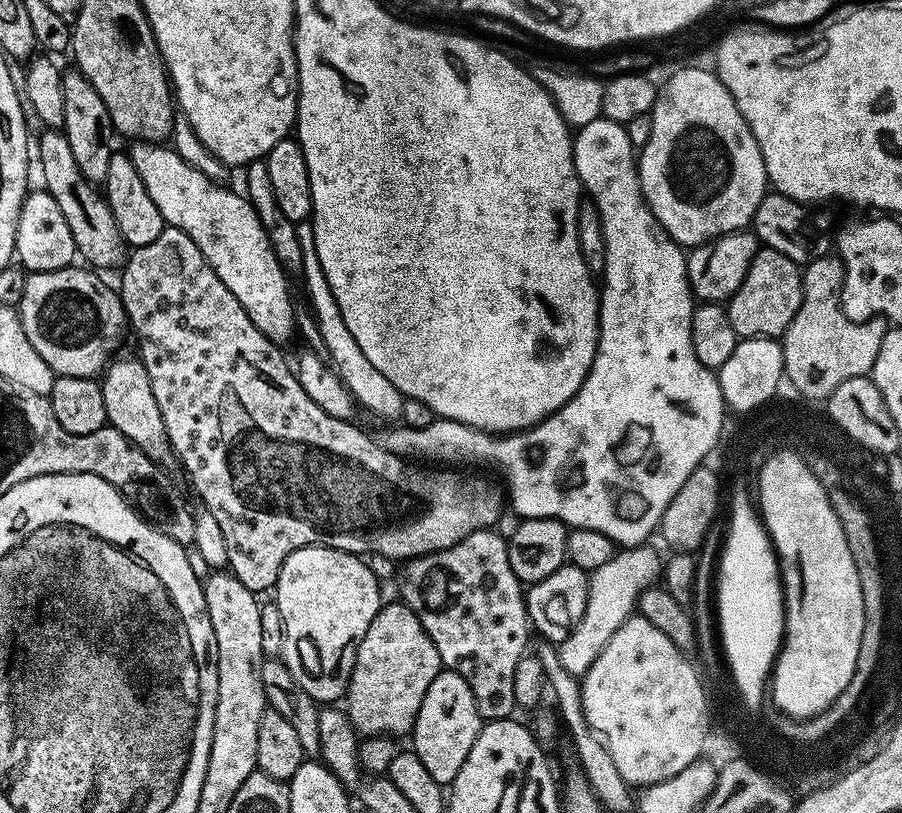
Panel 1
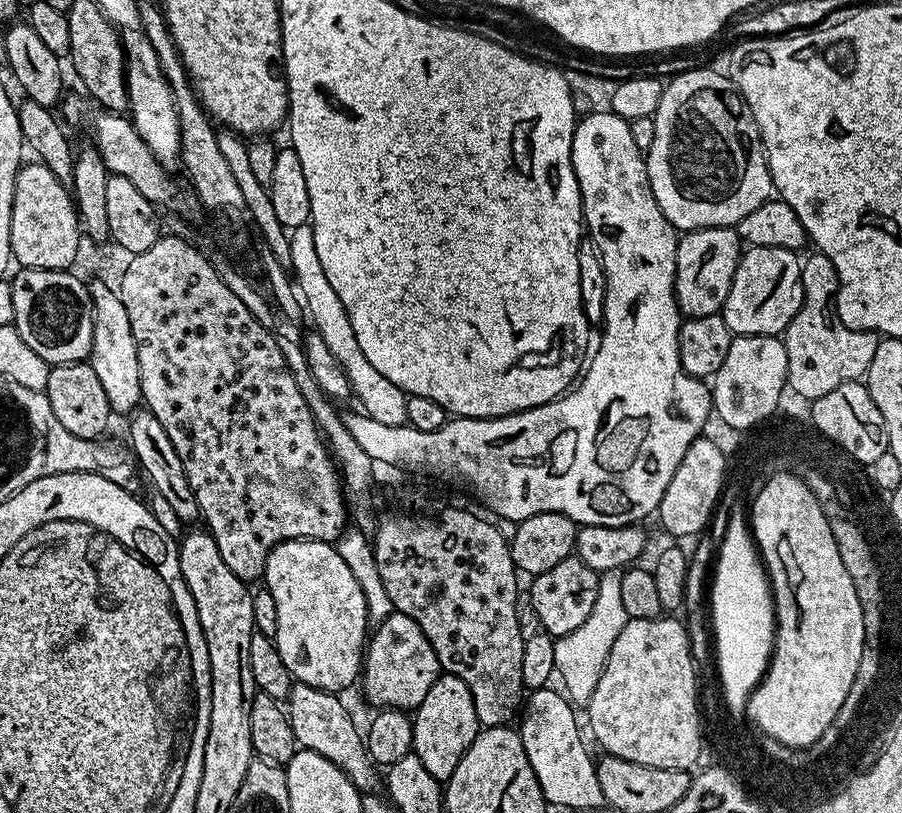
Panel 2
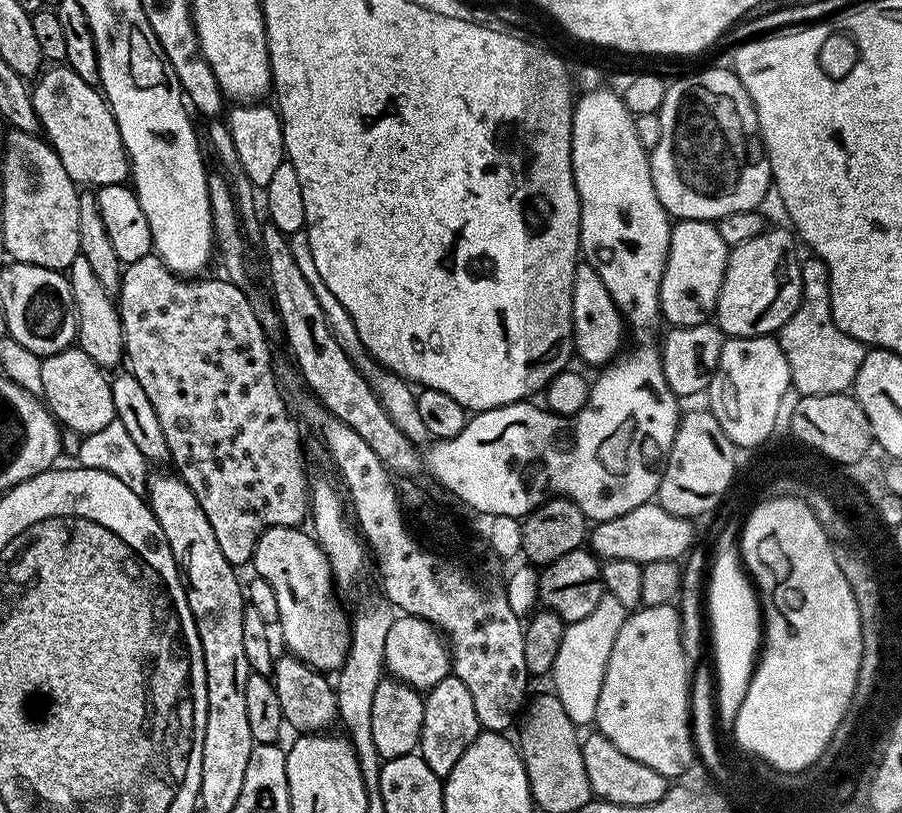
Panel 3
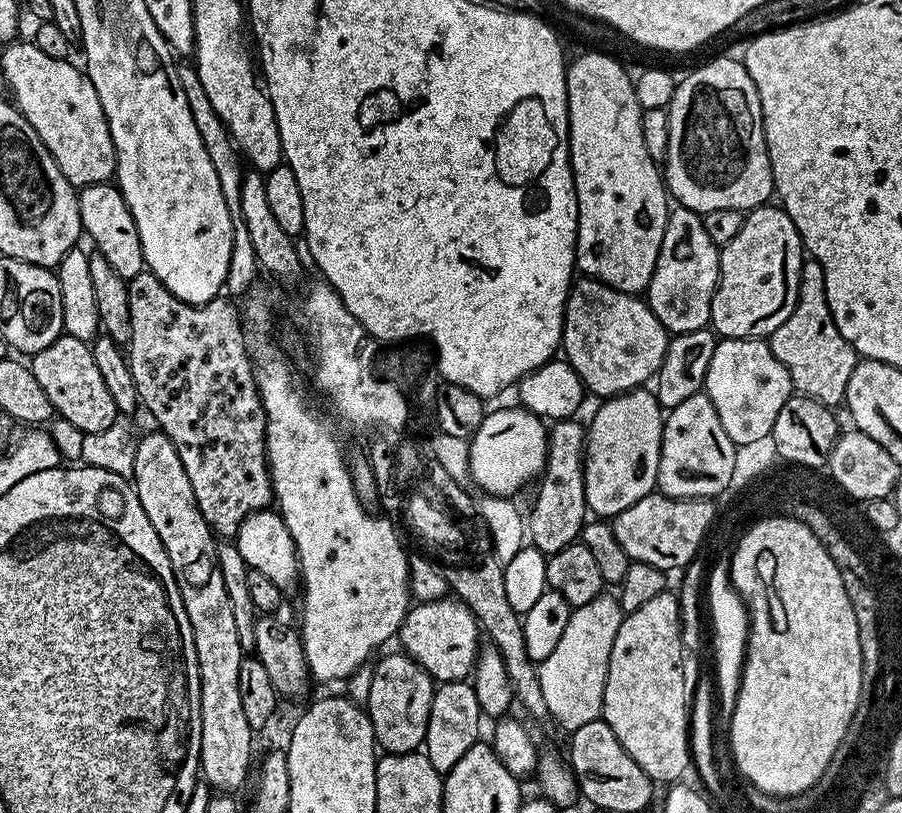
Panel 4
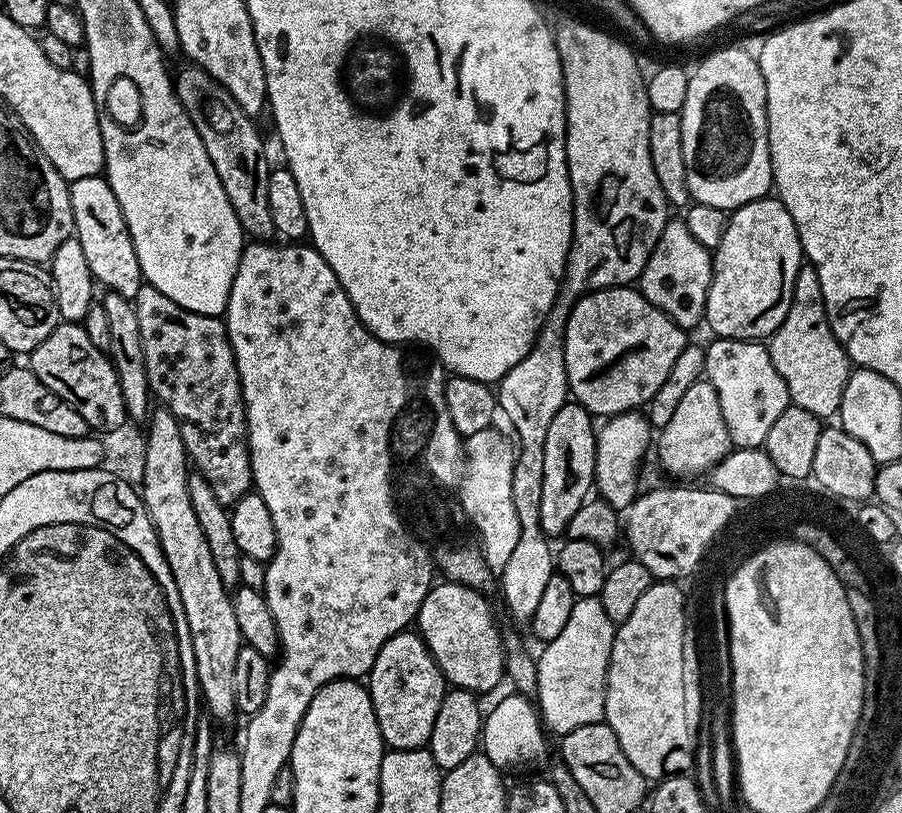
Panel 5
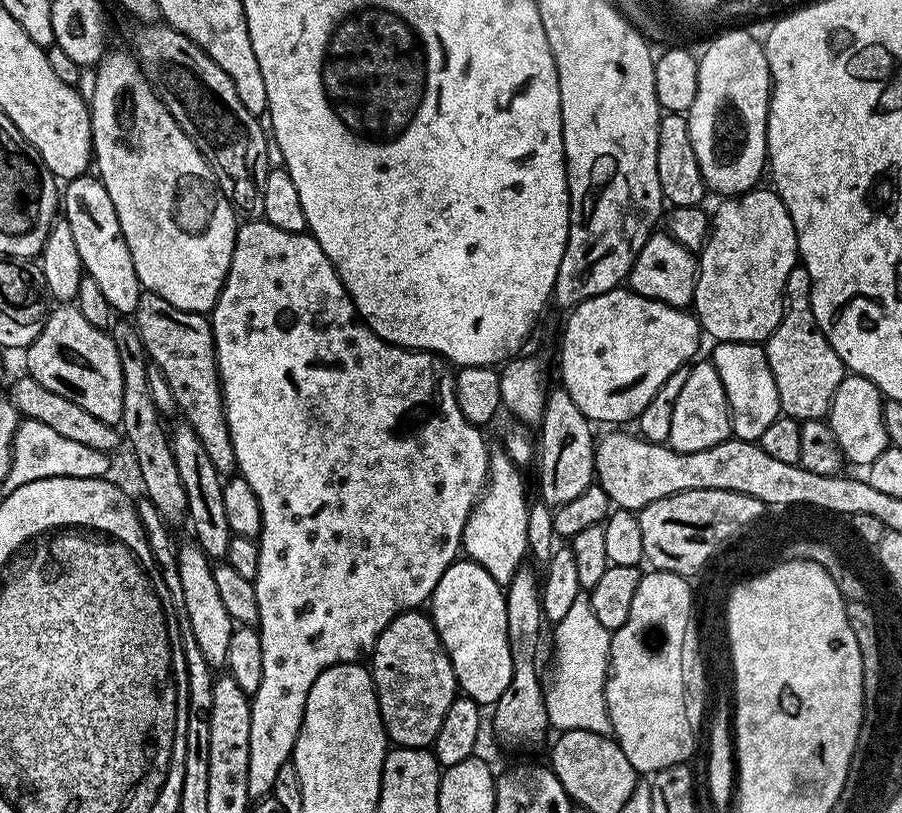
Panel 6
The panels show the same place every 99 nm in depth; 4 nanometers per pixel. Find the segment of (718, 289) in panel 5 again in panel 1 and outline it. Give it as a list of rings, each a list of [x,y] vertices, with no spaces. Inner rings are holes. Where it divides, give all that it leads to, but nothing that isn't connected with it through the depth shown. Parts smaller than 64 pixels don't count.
[[[761,247],[757,251],[754,262],[750,262],[750,270],[746,270],[746,278],[742,278],[742,286],[738,286],[731,300],[727,301],[730,326],[734,326],[737,337],[740,338],[783,337],[794,314],[798,314],[803,293],[801,265],[786,258],[786,254],[778,254],[778,250]]]

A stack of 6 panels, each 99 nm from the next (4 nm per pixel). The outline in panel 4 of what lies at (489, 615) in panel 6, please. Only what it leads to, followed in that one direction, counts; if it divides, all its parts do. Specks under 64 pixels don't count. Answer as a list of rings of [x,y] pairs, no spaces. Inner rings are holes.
[[[426,600],[409,607],[400,623],[399,640],[399,647],[414,662],[418,662],[418,666],[428,671],[433,681],[467,681],[476,667],[478,649],[482,644],[482,629],[476,623],[474,613],[461,600]]]

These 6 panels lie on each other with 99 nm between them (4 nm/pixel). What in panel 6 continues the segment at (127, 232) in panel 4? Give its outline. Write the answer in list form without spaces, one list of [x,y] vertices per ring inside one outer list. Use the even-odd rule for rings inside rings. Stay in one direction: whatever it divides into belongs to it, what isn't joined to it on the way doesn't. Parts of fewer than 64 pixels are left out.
[[[85,174],[63,185],[62,216],[70,222],[74,246],[78,246],[78,258],[82,258],[85,273],[98,284],[111,311],[135,313],[142,295],[138,270],[134,270],[134,258],[130,258],[130,246],[126,246],[110,190],[106,190],[99,175]]]

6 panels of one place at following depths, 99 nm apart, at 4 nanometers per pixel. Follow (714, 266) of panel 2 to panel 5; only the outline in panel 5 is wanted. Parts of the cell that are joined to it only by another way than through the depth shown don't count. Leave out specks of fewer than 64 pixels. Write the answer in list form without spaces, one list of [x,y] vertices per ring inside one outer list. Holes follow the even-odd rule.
[[[669,219],[638,281],[638,290],[682,329],[705,323],[706,298],[712,281],[712,252],[690,234],[683,219]]]

